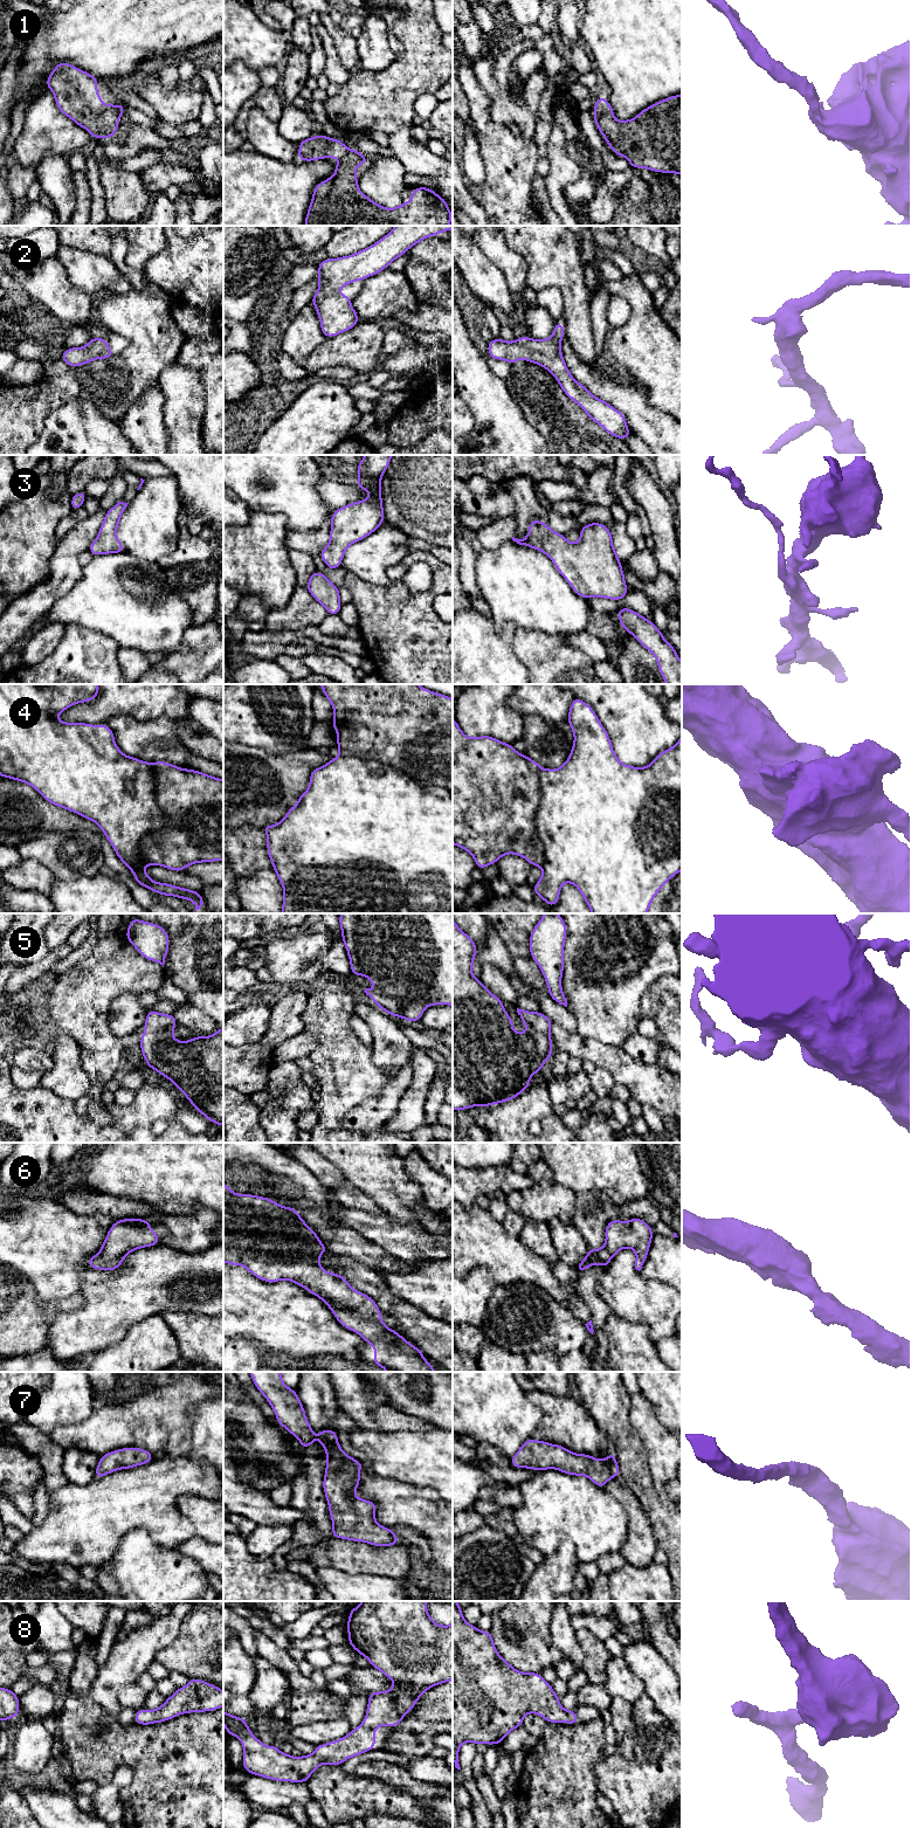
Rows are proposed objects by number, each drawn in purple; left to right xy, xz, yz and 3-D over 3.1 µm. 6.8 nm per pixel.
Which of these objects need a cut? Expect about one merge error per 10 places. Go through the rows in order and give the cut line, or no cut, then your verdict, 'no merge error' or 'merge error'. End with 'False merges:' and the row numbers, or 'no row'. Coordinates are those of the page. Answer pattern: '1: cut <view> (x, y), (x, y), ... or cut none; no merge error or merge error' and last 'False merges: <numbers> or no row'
1: cut none; no merge error
2: cut none; no merge error
3: cut none; no merge error
4: cut xy (149, 763), (167, 825), (143, 839), (146, 864); merge error
5: cut none; no merge error
6: cut none; no merge error
7: cut none; no merge error
8: cut none; no merge error
False merges: 4

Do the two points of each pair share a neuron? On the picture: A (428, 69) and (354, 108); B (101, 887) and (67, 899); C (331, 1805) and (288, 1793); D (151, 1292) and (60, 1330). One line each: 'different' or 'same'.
A: same
B: same
C: different
D: same

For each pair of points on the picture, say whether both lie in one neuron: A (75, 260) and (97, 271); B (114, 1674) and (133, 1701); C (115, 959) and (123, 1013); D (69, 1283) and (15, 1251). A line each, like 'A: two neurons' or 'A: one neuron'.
A: one neuron
B: two neurons
C: two neurons
D: one neuron

